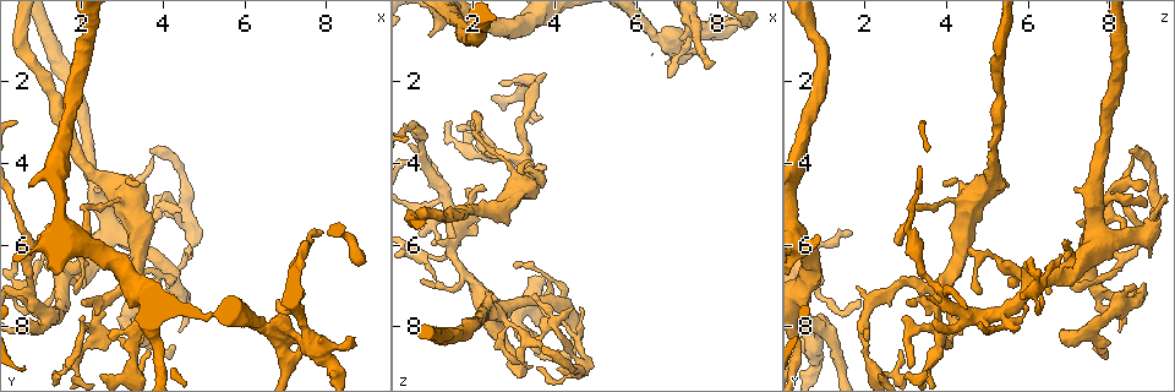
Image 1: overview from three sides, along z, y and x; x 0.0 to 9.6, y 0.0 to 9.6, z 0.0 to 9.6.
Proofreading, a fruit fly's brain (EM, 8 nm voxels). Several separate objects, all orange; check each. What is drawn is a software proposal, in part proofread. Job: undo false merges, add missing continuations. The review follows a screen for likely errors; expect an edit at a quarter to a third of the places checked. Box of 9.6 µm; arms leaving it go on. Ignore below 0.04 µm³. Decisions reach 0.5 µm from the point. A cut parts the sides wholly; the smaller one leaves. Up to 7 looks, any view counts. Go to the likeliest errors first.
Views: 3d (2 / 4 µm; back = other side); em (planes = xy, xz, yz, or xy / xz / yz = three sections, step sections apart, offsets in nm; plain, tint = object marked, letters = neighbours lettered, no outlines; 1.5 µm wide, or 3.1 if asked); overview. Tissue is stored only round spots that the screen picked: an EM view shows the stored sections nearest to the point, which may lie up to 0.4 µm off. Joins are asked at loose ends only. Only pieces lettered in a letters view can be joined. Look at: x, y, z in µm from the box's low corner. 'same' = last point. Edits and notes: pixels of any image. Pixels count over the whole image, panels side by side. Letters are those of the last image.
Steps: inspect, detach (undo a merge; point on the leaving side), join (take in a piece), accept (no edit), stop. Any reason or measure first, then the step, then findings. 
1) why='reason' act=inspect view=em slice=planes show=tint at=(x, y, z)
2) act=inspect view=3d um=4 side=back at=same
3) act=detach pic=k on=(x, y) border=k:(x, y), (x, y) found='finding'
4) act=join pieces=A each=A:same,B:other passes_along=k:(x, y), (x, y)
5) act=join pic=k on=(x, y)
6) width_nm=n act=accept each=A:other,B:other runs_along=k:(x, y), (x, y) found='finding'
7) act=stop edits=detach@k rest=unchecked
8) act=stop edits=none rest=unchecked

why='free end' act=inspect view=em slice=planes show=letters at=(4.15, 5.25, 9.05)

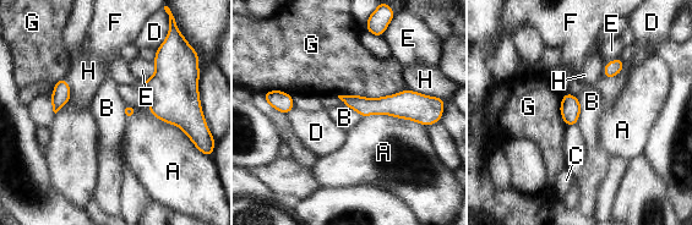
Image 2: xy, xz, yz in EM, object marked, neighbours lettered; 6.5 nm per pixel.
act=accept each=A:other,B:other,C:other,D:other,E:other,F:other,G:other,H:other found='no lettered piece goes on from it'

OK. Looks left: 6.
why='branch stops here' act=inspect view=3d um=2 side=back at=(2.00, 7.30, 3.05)

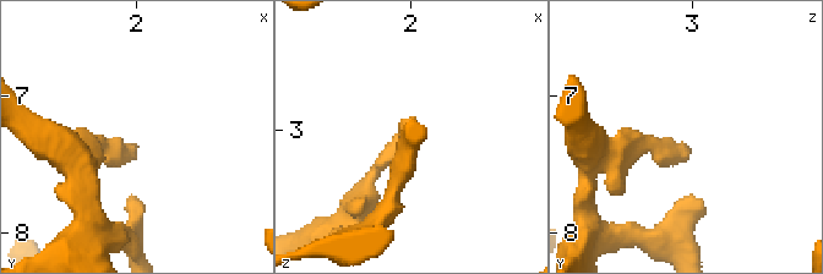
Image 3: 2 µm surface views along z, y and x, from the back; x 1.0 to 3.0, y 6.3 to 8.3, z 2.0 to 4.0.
why='now the EM' act=inspect view=em slice=planes show=letters at=(1.98, 7.36, 3.04)

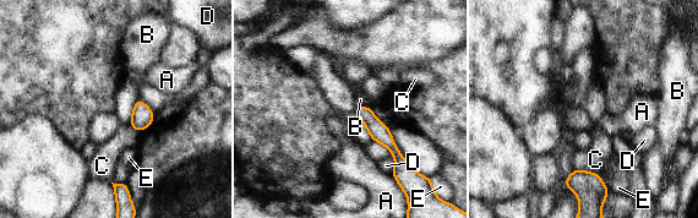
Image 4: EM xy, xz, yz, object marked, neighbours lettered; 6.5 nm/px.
act=accept each=A:other,B:other,C:other,D:other,E:other border=4:(356, 104), (370, 107) found='no lettered piece goes on from it'

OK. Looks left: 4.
why='an open end' act=inspect view=3d um=2 at=(1.10, 6.60, 5.95)

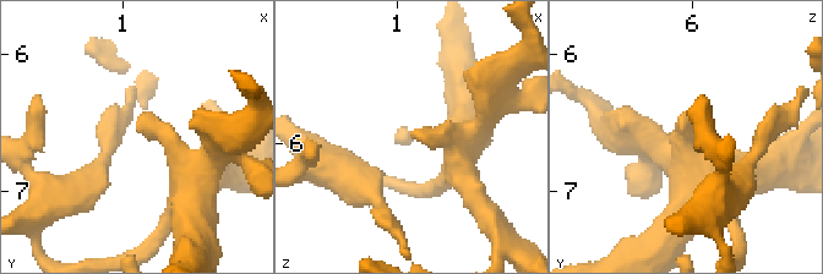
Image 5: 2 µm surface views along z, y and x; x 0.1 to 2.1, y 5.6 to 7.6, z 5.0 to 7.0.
why='shape alone is not enough' act=inspect view=em slice=planes show=plain at=(1.10, 6.56, 5.92)

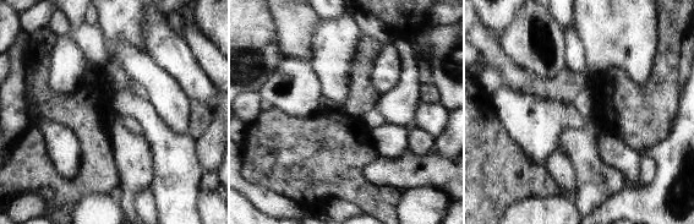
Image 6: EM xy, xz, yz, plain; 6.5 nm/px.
act=inspect view=em slice=planes show=letters at=same

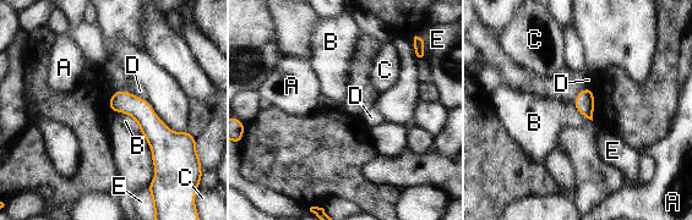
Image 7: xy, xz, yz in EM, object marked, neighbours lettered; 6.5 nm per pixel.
longest_contact=B:220nm act=accept each=A:other,B:other,C:other,D:other,E:other found='none of them fits'

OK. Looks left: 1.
act=stop edits=none rest=unchecked

